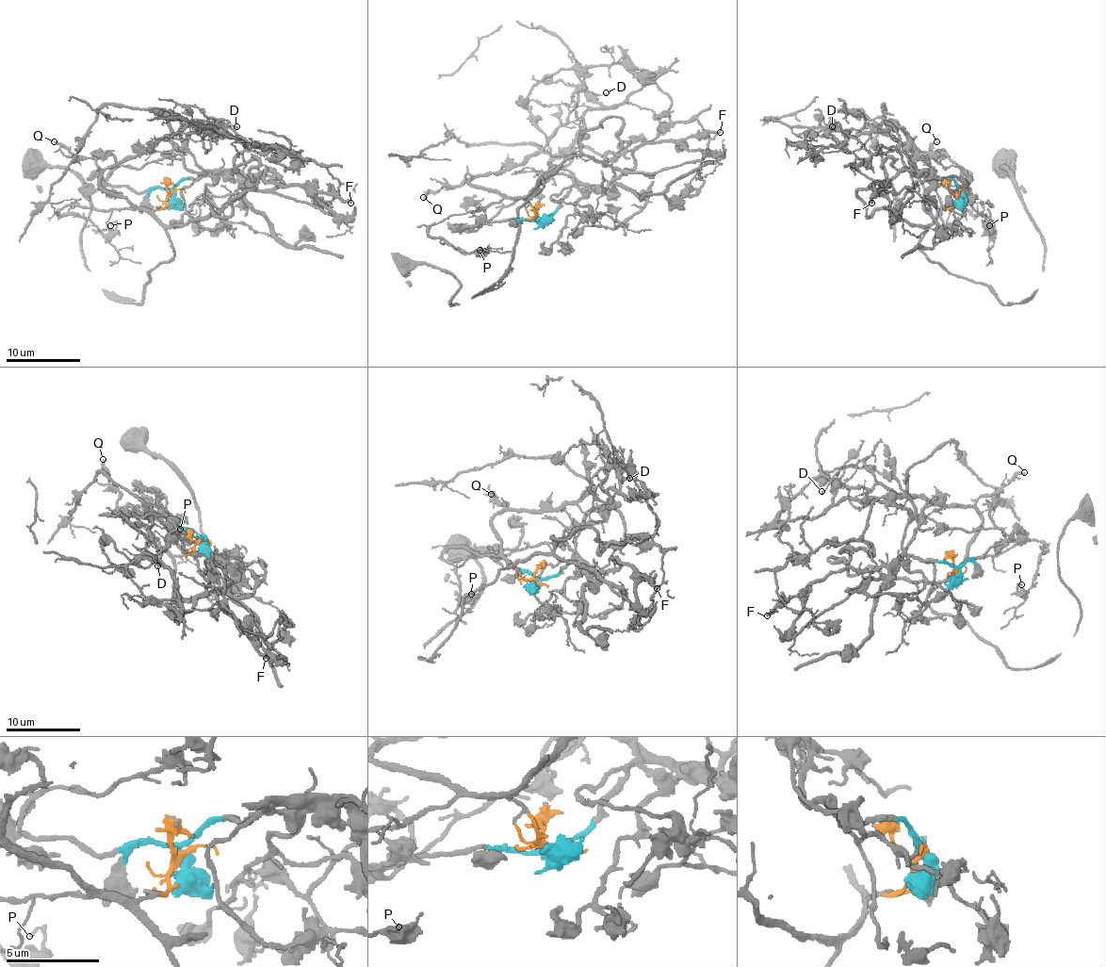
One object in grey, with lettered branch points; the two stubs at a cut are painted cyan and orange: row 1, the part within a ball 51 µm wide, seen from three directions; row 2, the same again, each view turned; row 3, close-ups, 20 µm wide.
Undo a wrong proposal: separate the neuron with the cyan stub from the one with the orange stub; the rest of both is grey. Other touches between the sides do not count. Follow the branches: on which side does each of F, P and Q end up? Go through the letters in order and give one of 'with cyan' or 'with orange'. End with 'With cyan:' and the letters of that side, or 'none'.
F: with cyan
P: with orange
Q: with orange
With cyan: F

